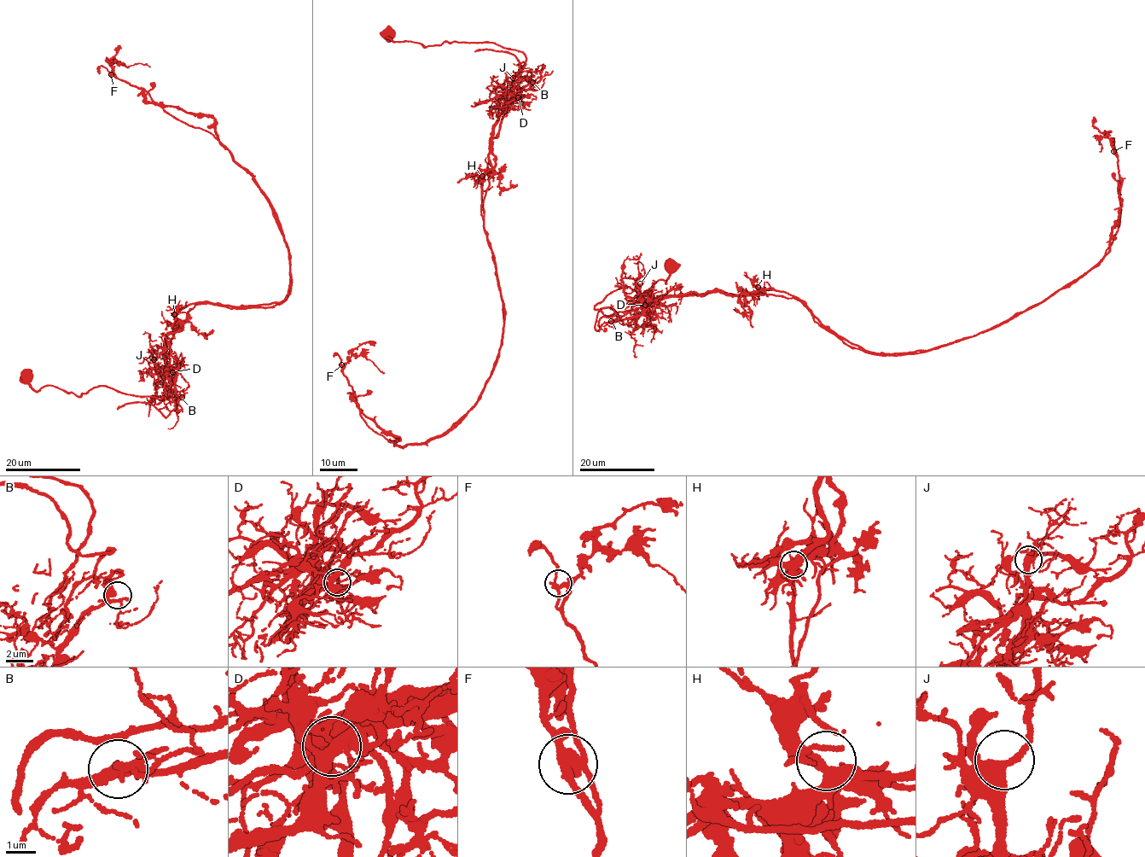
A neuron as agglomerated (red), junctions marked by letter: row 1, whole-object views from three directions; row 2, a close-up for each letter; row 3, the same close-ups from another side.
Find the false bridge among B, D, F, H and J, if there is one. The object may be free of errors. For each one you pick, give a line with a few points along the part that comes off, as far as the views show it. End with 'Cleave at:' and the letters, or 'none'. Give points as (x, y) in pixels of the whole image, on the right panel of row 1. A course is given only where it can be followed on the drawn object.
D: (645, 305), (713, 289), (795, 298), (851, 347), (951, 344), (1100, 264), (1123, 183), (1107, 137), (1100, 152)
Cleave at: D

